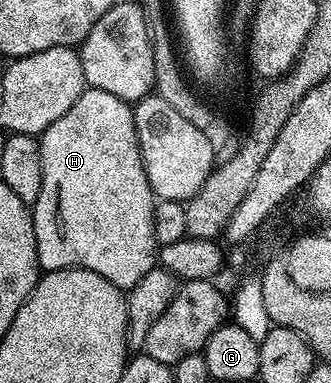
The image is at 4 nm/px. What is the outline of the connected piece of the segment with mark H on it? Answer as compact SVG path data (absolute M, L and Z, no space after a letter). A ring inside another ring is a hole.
M87 88L82 91L76 104L72 104L72 108L68 108L68 112L64 116L60 116L60 120L56 120L48 129L42 131L38 147L42 161L42 183L40 184L40 196L32 203L32 213L39 267L46 272L75 268L91 270L104 276L104 280L116 284L119 290L129 291L130 287L135 286L148 271L155 269L156 266L156 243L154 241L154 203L156 199L153 188L148 184L148 176L142 167L142 153L138 147L131 103L112 96L112 92Z

